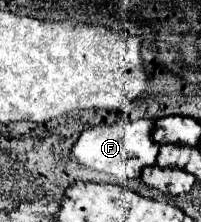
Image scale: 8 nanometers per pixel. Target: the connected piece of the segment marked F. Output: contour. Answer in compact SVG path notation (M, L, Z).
M146 118L136 122L118 122L110 126L108 124L92 126L80 134L76 144L72 146L72 154L80 164L92 170L134 180L134 178L140 178L142 168L156 164L160 146L152 142L152 128L154 128L154 122Z

